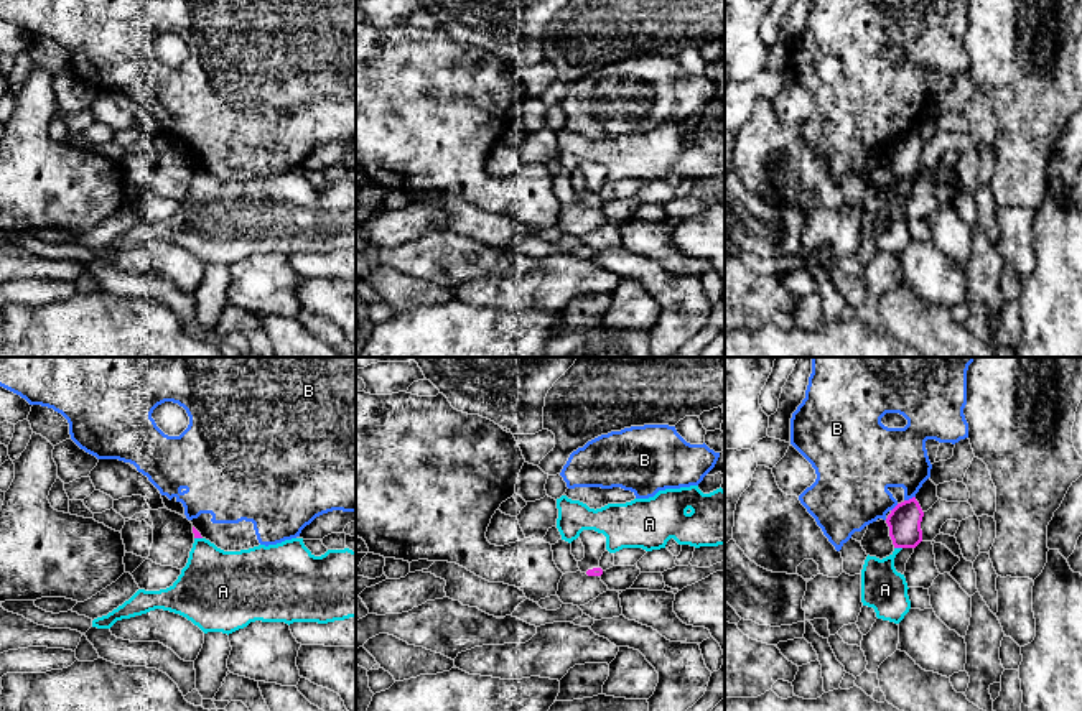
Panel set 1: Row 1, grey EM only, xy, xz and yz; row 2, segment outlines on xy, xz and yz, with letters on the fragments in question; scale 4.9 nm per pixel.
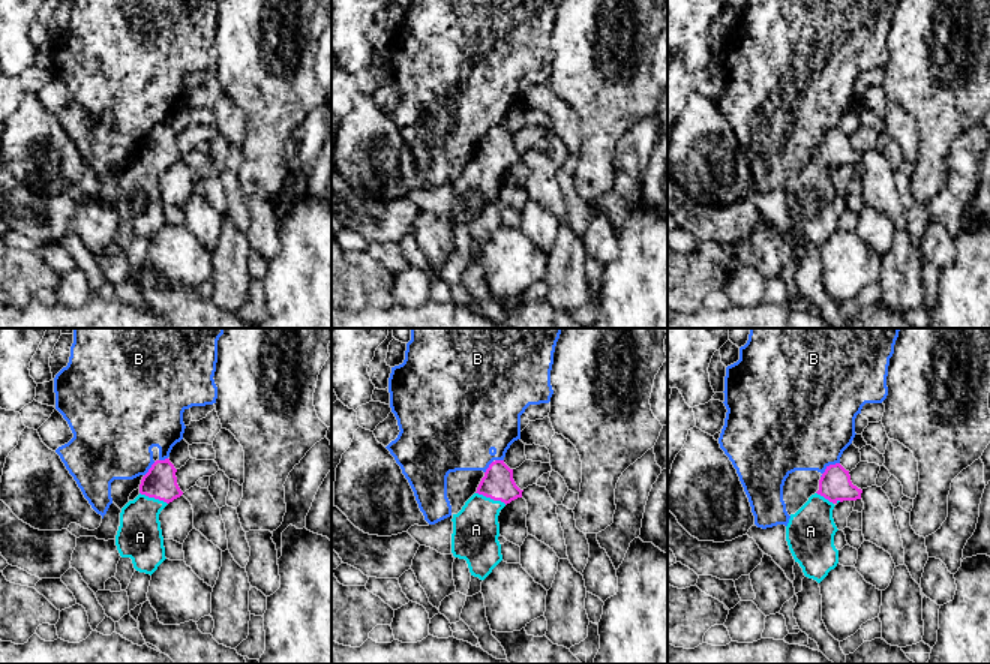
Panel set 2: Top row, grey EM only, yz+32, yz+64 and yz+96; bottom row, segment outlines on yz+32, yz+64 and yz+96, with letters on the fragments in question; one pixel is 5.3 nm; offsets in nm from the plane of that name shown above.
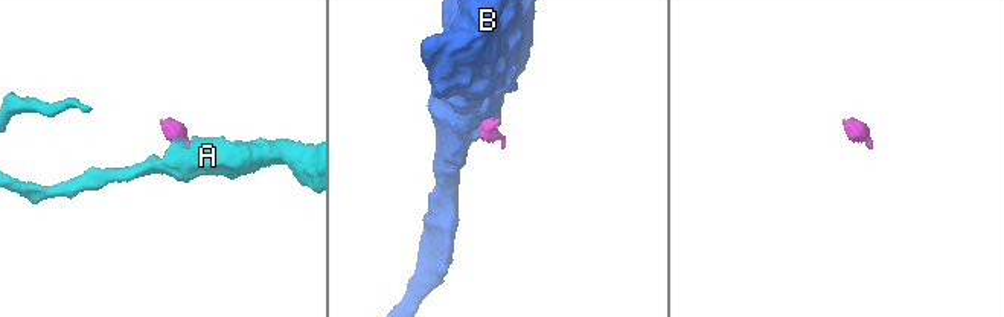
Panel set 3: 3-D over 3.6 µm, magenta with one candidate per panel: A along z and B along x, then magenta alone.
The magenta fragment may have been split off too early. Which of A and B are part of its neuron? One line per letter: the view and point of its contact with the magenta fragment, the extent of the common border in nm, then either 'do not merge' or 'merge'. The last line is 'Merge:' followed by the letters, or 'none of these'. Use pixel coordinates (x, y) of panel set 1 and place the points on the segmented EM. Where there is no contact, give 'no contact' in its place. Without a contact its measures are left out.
A: meets magenta in yz at (898, 547); contact 40 nm long; merge
B: meets magenta in yz at (909, 499); contact 60 nm long; do not merge
Merge: A

